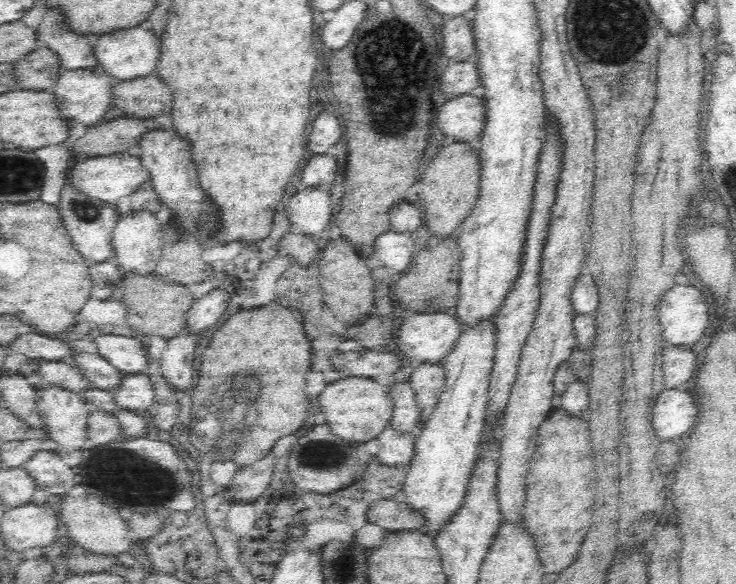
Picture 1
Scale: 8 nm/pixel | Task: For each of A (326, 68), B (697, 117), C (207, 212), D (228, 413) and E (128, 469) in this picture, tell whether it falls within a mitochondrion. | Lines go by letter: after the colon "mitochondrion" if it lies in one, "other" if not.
A: other
B: other
C: mitochondrion
D: mitochondrion
E: mitochondrion

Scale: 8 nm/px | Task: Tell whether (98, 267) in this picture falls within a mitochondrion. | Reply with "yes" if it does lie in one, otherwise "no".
no

